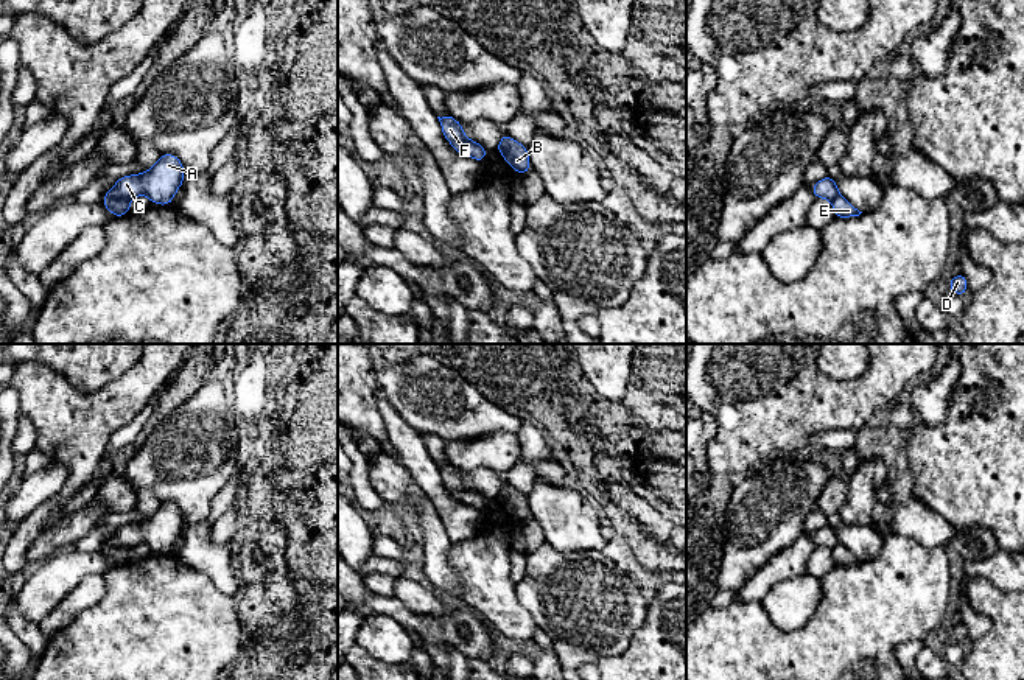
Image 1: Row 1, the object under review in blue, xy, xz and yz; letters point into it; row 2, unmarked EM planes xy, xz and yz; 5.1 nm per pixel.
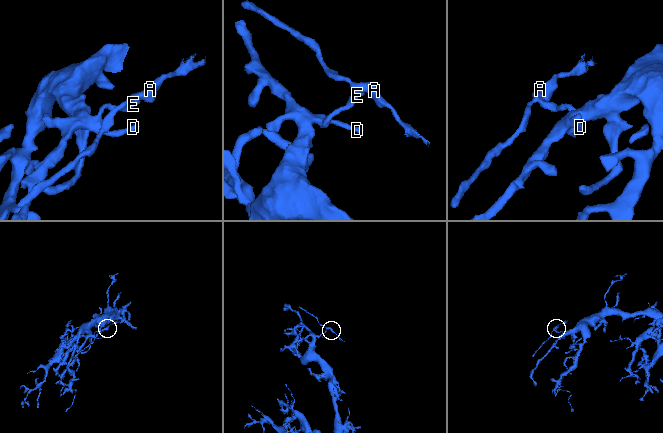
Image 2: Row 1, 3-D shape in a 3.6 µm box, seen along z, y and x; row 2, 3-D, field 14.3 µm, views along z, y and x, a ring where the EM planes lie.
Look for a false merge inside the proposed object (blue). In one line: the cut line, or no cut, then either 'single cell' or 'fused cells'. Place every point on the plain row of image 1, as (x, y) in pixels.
xy (129, 546), (103, 548) | fused cells

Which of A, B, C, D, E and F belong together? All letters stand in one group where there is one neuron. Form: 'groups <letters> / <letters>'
groups A B C F / D E

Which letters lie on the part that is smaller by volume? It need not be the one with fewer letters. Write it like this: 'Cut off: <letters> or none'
Cut off: A, B, C, F

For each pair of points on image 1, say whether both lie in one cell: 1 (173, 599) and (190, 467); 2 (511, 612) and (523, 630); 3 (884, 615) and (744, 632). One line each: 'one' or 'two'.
1: two
2: one
3: one

